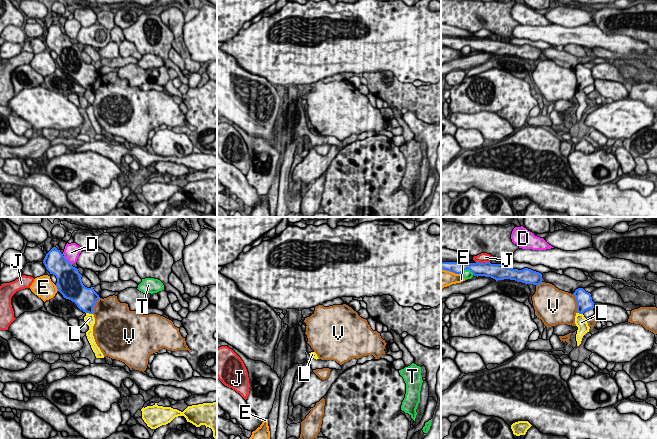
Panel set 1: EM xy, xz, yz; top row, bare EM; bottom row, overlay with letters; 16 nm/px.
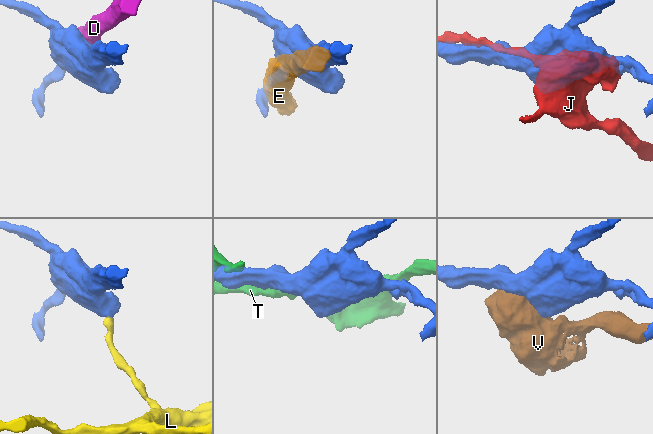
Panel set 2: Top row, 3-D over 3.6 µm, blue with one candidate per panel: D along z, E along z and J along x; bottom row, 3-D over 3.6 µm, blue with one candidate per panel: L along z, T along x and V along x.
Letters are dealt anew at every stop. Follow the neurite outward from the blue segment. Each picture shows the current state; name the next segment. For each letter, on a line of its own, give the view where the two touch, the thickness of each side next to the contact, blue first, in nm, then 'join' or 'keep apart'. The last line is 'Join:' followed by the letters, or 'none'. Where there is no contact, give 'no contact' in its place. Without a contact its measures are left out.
D: meets blue in xy; 340 nm thick on the blue side, 260 nm on the other; keep apart
E: meets blue in xy; 420 nm thick on the blue side, 340 nm on the other; keep apart
J: meets blue in yz; 260 nm thick on the blue side, 160 nm on the other; keep apart
L: meets blue in xy; 360 nm thick on the blue side, 160 nm on the other; keep apart
T: meets blue in yz; 220 nm thick on the blue side, 160 nm on the other; keep apart
V: meets blue in yz; 260 nm thick on the blue side, 480 nm on the other; keep apart
Join: none

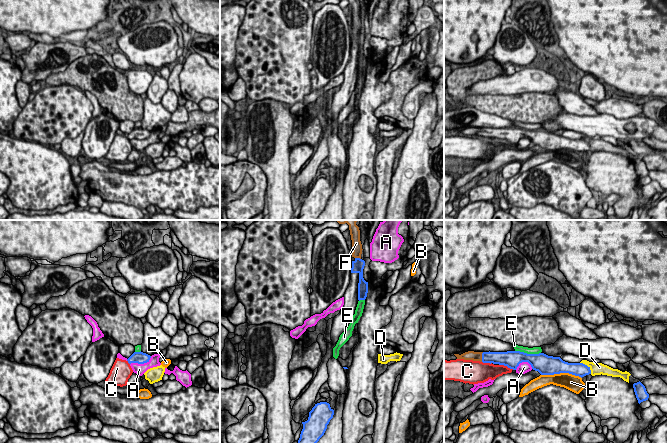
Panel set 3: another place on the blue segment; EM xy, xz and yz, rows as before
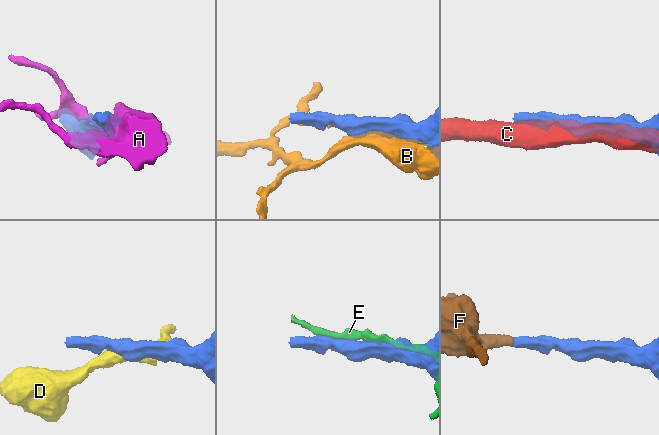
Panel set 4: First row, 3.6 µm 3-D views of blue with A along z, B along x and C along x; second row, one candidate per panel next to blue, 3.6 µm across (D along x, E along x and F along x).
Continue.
A: meets blue in xy; 190 nm thick on the blue side, 180 nm on the other; keep apart
B: meets blue in yz; 320 nm thick on the blue side, 260 nm on the other; keep apart
C: meets blue in yz; 280 nm thick on the blue side, 240 nm on the other; keep apart
D: meets blue in yz; 220 nm thick on the blue side, 190 nm on the other; keep apart
E: meets blue in yz; 300 nm thick on the blue side, 130 nm on the other; keep apart
F: meets blue in yz; 190 nm thick on the blue side, 160 nm on the other; join
Join: F

